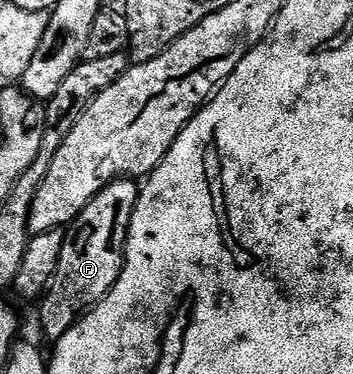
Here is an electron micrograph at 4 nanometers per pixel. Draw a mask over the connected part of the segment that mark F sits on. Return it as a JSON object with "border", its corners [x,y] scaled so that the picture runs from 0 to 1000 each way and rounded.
{"border":[[[334,479],[317,484],[292,511],[235,553],[235,564],[207,588],[207,599],[193,604],[178,650],[178,671],[167,682],[161,722],[150,738],[150,751],[127,775],[127,791],[113,797],[116,816],[116,880],[142,901],[142,914],[156,917],[224,850],[249,837],[263,818],[280,813],[295,794],[326,767],[337,735],[354,711],[354,652],[365,636],[365,610],[371,607],[371,575],[388,551],[388,521],[394,495],[377,479]]]}

